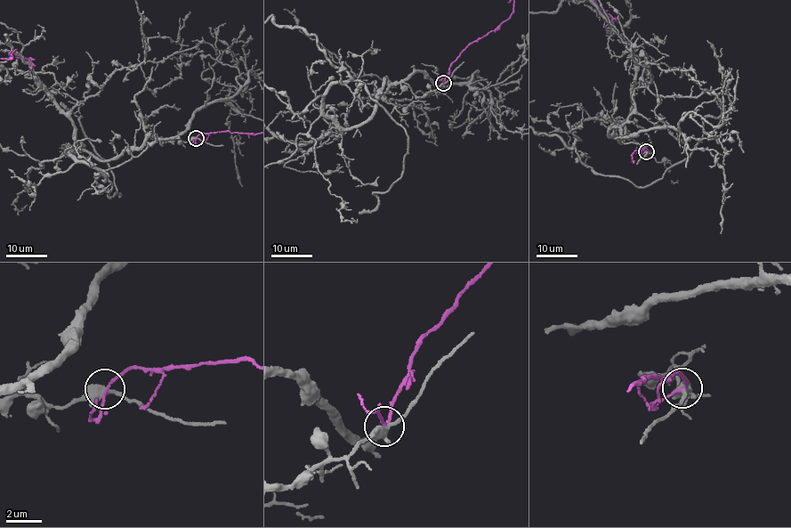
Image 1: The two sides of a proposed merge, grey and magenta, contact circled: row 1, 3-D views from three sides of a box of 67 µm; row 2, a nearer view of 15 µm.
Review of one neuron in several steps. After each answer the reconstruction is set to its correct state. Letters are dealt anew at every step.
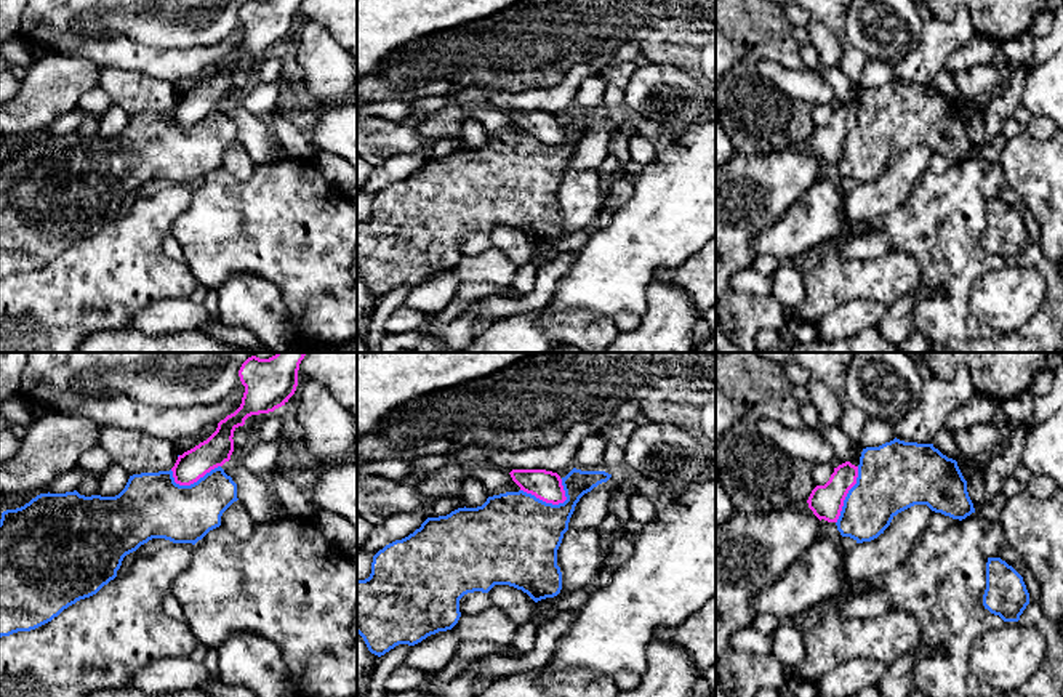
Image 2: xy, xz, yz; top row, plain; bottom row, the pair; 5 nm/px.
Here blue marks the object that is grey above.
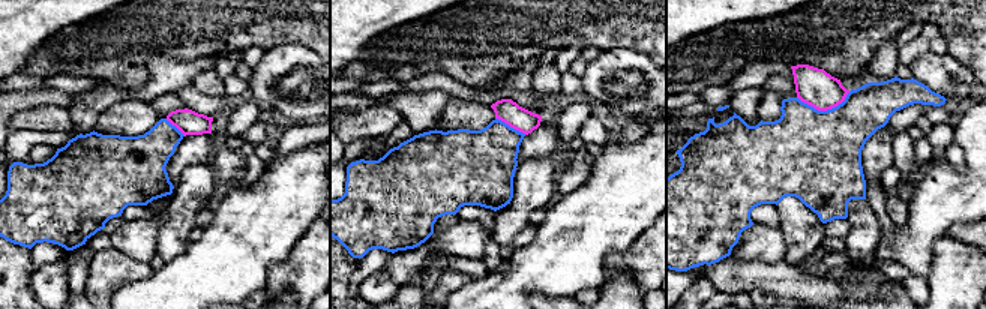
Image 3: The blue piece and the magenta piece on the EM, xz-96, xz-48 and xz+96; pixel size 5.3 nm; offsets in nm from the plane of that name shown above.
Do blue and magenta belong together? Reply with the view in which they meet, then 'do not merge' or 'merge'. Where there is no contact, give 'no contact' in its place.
contact in xz; do not merge

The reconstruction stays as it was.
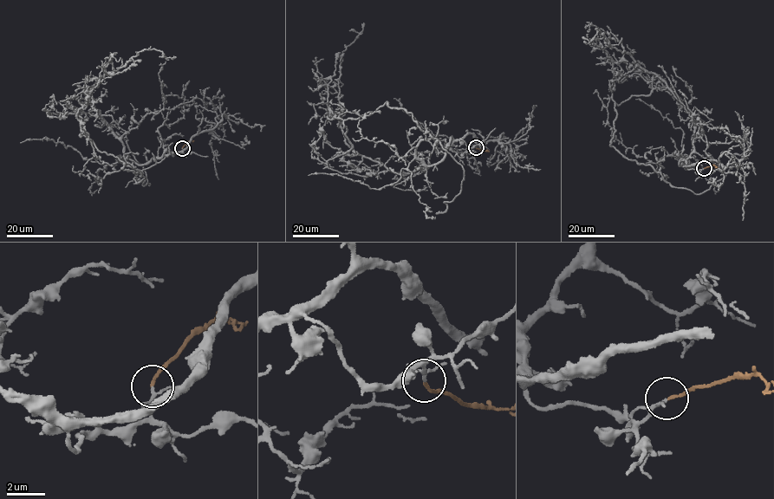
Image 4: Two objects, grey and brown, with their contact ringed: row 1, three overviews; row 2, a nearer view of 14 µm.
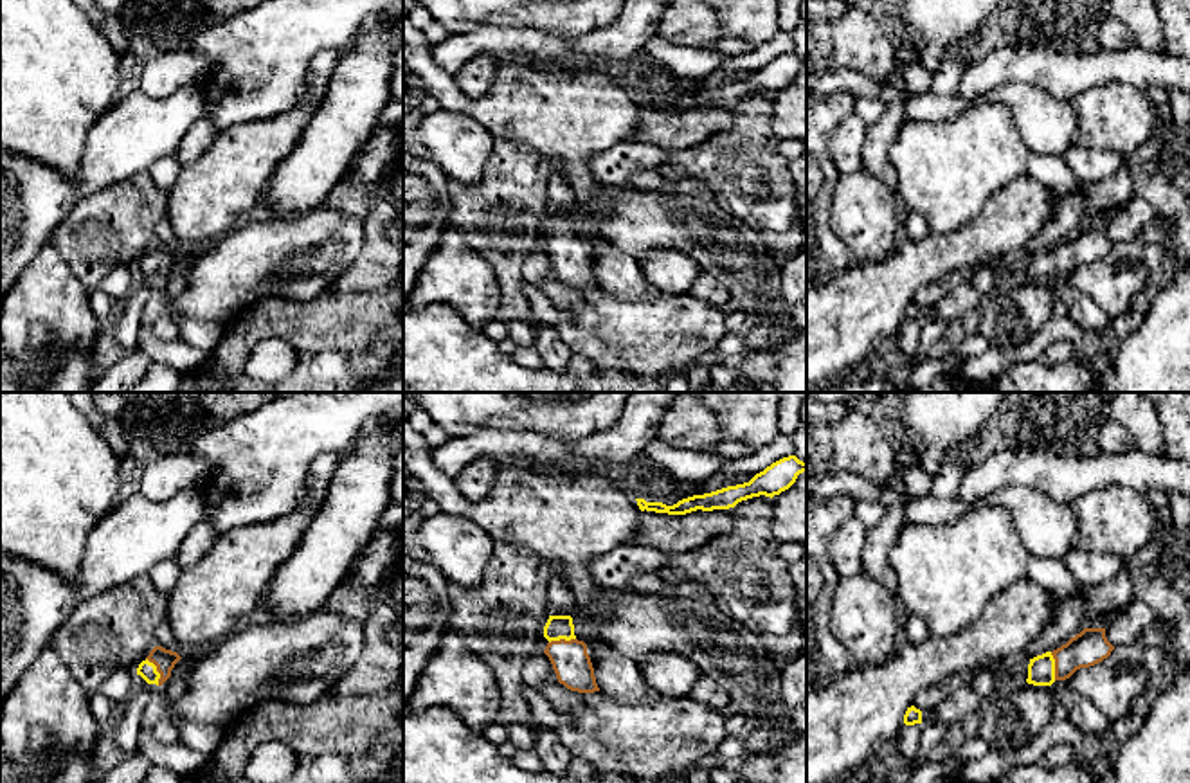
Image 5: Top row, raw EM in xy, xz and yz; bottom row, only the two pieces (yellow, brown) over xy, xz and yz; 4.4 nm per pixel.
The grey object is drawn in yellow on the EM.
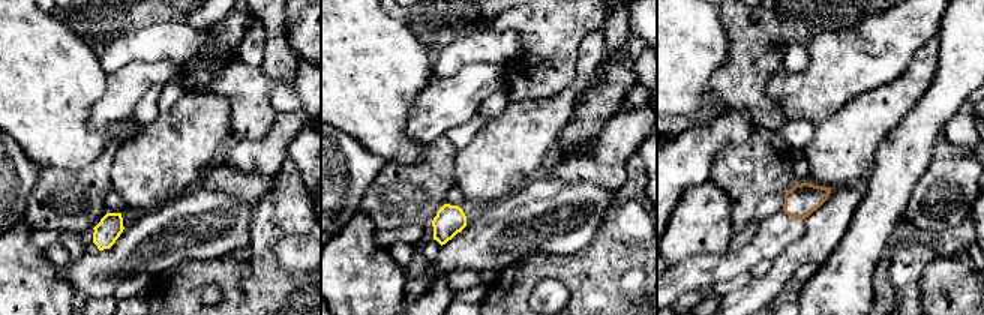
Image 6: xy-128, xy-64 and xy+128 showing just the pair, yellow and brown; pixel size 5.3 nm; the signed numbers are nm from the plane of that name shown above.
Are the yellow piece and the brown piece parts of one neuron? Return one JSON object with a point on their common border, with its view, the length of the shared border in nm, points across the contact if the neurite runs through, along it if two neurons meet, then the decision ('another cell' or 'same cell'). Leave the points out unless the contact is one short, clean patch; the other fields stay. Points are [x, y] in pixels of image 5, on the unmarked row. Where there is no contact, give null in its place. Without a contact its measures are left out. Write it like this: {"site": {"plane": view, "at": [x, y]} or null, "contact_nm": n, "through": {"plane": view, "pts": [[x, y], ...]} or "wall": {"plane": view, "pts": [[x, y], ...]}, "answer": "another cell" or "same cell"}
{"site": {"plane": "xy", "at": [157, 269]}, "contact_nm": 140, "through": {"plane": "xy", "pts": [[146, 267], [157, 269], [164, 256]]}, "answer": "same cell"}

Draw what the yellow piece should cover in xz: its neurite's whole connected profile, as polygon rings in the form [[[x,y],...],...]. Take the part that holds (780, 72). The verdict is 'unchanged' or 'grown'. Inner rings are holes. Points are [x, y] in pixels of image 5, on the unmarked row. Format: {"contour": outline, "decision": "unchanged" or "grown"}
{"contour": [[[796,52],[783,54],[763,68],[756,70],[749,79],[727,83],[711,90],[693,92],[679,97],[673,103],[663,99],[646,99],[645,95],[636,95],[641,108],[655,108],[668,112],[686,112],[697,106],[713,108],[713,106],[729,106],[738,99],[753,94],[774,94],[789,86],[799,70],[807,68],[807,59],[799,58]]], "decision": "unchanged"}

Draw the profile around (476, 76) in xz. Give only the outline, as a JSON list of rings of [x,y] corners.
[[[479,54],[466,61],[454,76],[455,85],[470,99],[482,97],[493,85],[499,59],[490,54]]]

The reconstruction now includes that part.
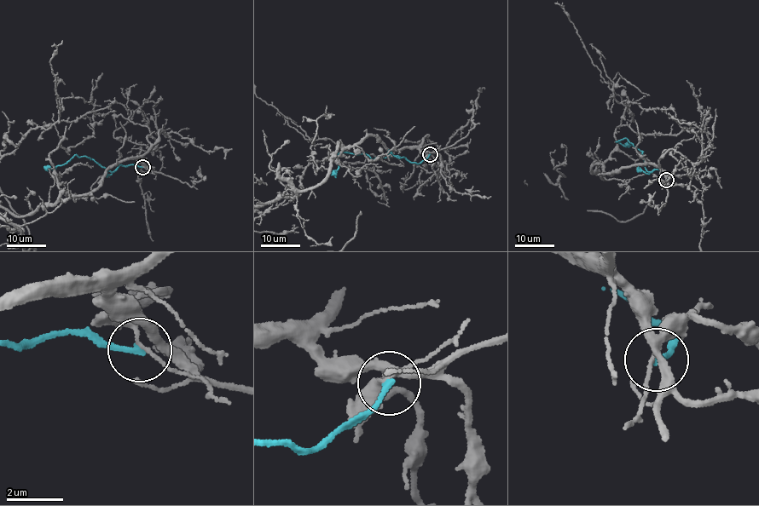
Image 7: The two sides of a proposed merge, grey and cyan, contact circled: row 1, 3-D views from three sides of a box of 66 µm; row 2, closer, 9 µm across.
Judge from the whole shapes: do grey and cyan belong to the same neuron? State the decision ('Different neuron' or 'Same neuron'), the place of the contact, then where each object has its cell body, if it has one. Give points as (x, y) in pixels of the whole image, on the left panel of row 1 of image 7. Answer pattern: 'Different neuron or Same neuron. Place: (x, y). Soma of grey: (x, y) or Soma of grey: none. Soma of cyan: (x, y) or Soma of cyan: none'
Different neuron. Place: (142, 167). Soma of grey: none. Soma of cyan: none

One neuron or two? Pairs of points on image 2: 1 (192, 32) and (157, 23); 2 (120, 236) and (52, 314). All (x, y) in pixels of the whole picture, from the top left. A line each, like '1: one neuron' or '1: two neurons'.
1: one neuron
2: one neuron

